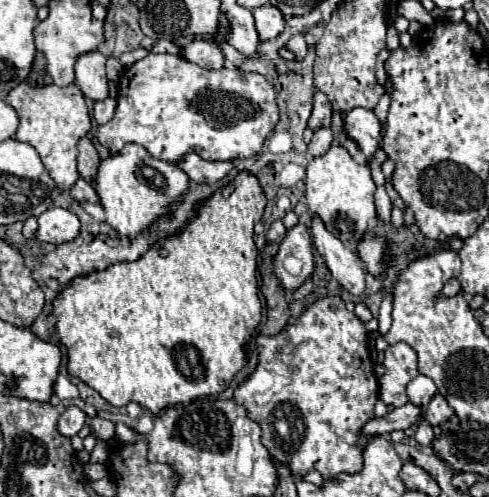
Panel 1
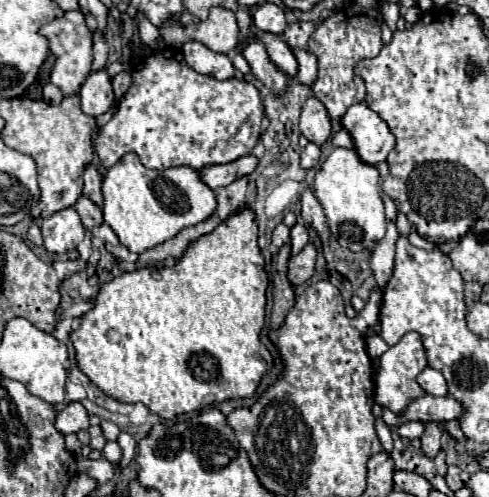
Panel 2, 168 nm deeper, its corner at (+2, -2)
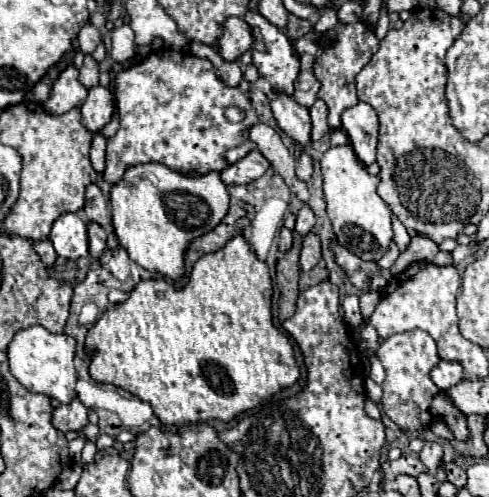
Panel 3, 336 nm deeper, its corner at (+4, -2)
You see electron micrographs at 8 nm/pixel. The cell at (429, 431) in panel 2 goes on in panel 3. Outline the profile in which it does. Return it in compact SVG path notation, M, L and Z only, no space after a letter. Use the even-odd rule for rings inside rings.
M427 441L425 447L423 447L423 451L419 453L419 457L421 457L423 465L425 465L431 473L437 473L437 467L441 465L443 449L441 449L439 443L431 443L431 441Z

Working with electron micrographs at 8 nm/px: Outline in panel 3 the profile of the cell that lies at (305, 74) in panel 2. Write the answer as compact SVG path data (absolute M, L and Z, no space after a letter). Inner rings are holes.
M301 71L299 79L295 83L293 99L297 99L297 103L301 103L305 109L309 109L317 101L317 91L319 91L317 77L313 73L309 73L309 71Z

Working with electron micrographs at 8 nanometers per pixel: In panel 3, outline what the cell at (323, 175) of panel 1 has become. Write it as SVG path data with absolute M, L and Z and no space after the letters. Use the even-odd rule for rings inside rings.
M351 145L331 147L321 159L321 173L323 173L323 195L327 203L327 215L331 219L337 241L357 257L363 257L369 251L371 261L379 261L389 251L389 245L393 241L393 227L391 227L393 213L389 205L375 191L379 177L367 173L365 165L359 163Z

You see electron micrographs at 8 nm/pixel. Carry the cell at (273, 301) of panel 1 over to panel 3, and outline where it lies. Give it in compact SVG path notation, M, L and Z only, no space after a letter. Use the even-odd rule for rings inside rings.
M293 233L293 247L277 261L277 285L281 291L279 297L279 319L285 321L295 313L295 303L297 303L297 281L299 281L299 253L301 253L301 243L303 237Z

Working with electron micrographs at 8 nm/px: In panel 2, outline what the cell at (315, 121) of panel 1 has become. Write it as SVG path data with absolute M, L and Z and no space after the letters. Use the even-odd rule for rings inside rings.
M309 97L303 113L301 113L301 123L299 123L301 135L305 135L309 141L323 145L329 135L331 135L331 121L327 115L325 105L317 97Z

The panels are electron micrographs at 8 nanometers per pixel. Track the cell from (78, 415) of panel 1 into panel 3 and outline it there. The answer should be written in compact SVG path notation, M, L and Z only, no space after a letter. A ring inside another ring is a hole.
M73 399L71 403L57 407L53 413L53 425L63 433L79 431L87 425L87 407L79 399Z

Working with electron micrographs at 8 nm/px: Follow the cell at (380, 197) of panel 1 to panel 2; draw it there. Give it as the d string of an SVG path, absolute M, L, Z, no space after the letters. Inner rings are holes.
M387 221L387 233L385 237L373 247L371 257L371 269L377 279L377 285L383 289L391 277L393 271L393 259L395 259L395 241L397 241L397 227L393 221Z

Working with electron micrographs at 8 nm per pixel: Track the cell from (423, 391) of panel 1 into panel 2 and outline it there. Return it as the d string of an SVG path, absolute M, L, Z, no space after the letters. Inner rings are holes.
M425 369L419 377L417 377L417 383L421 385L421 389L429 395L435 395L435 397L443 397L447 395L447 383L445 383L445 377L435 371L435 369Z

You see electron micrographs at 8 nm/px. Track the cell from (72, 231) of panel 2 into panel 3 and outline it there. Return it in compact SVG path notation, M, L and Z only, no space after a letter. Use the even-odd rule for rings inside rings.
M79 213L61 215L53 223L49 239L51 239L51 243L53 243L59 257L79 259L79 257L89 255L87 221Z

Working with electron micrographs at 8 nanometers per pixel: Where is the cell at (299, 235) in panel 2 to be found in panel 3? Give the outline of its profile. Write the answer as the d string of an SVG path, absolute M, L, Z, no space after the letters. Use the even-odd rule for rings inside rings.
M303 205L297 213L297 225L295 225L295 231L301 233L301 235L307 235L315 225L315 215L311 211L309 205Z

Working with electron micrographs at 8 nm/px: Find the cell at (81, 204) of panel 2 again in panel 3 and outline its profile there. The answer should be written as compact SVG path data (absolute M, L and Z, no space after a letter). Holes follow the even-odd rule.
M87 223L87 225L89 225L89 253L91 253L93 261L97 263L107 247L107 233L97 223Z

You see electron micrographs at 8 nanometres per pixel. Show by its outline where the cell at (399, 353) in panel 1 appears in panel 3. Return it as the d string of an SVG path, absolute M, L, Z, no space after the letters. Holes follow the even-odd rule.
M421 329L395 333L387 339L383 339L383 343L377 349L377 357L381 359L385 373L387 373L385 383L381 385L383 387L381 407L383 407L383 413L391 421L395 421L407 433L417 433L417 431L429 431L431 423L443 419L443 423L453 431L455 439L459 439L459 441L469 439L467 415L457 411L457 407L449 399L447 391L439 389L429 377L431 369L439 363L437 345L429 333L425 333Z

